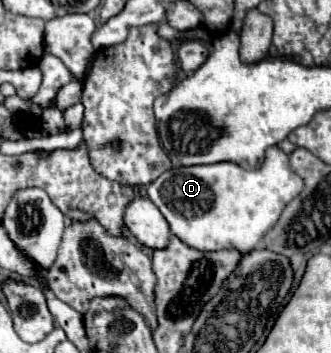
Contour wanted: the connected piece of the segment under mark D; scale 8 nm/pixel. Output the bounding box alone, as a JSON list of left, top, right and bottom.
[148,147,302,255]

